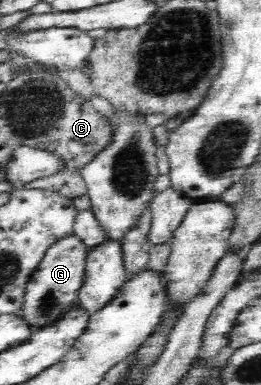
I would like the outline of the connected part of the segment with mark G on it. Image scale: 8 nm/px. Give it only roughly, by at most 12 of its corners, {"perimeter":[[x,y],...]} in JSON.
{"perimeter":[[75,234],[47,252],[18,311],[33,334],[51,329],[84,286]]}

